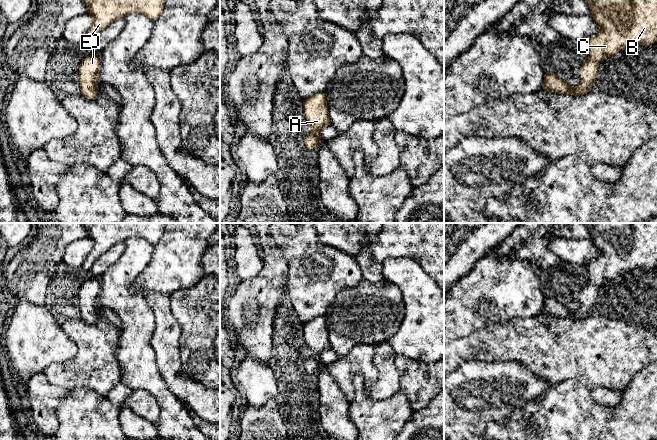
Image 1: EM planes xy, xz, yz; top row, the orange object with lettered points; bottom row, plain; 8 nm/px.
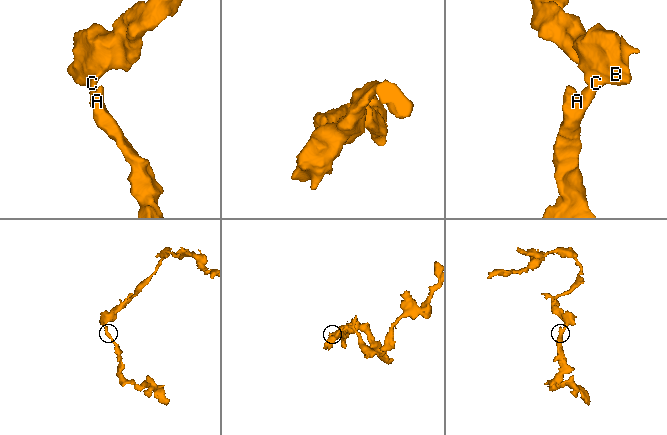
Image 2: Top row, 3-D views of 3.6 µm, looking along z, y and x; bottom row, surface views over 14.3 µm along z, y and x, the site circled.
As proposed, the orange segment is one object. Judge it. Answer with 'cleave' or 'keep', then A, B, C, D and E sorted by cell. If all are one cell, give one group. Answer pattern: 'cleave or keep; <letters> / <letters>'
keep; A B C D E

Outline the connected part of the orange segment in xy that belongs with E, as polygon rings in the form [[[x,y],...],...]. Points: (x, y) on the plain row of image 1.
[[[82,223],[84,228],[87,230],[87,237],[93,241],[93,247],[90,253],[85,258],[82,268],[85,271],[90,272],[93,263],[104,253],[106,253],[113,245],[124,242],[130,237],[140,237],[152,245],[156,245],[162,238],[164,233],[165,223]]]

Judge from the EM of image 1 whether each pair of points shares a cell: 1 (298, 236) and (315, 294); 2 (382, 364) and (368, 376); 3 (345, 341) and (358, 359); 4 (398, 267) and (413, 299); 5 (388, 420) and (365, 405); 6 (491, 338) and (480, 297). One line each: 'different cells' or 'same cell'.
1: same cell
2: different cells
3: different cells
4: same cell
5: same cell
6: different cells

